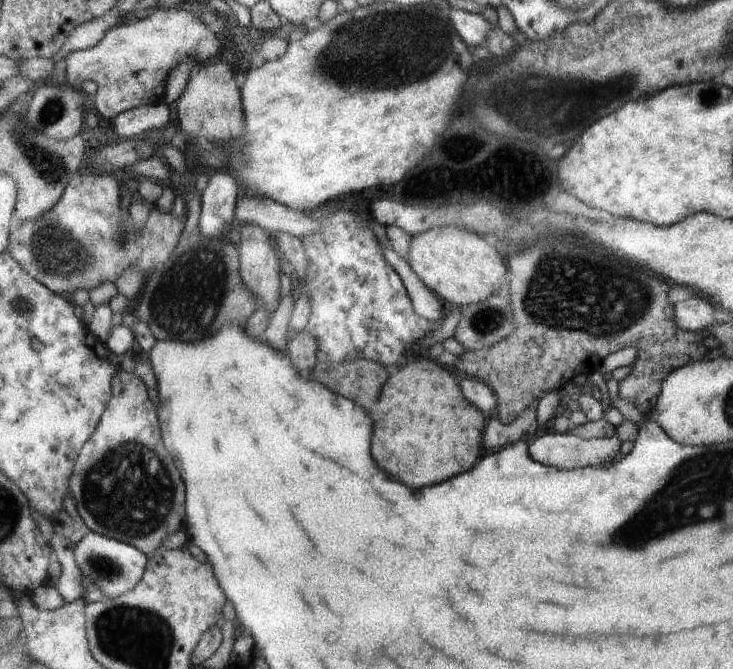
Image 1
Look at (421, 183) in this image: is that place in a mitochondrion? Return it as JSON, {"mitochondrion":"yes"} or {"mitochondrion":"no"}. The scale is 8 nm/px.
{"mitochondrion":"no"}

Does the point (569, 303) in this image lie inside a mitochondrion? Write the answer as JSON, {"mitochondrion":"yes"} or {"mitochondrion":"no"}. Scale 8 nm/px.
{"mitochondrion":"yes"}

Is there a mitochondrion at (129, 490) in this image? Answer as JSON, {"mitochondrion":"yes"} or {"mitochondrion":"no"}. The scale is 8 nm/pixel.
{"mitochondrion":"yes"}

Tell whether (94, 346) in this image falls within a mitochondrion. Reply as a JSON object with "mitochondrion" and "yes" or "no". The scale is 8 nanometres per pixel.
{"mitochondrion":"no"}

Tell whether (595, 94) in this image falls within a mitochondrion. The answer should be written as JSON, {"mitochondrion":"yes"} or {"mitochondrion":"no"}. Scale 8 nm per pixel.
{"mitochondrion":"yes"}

